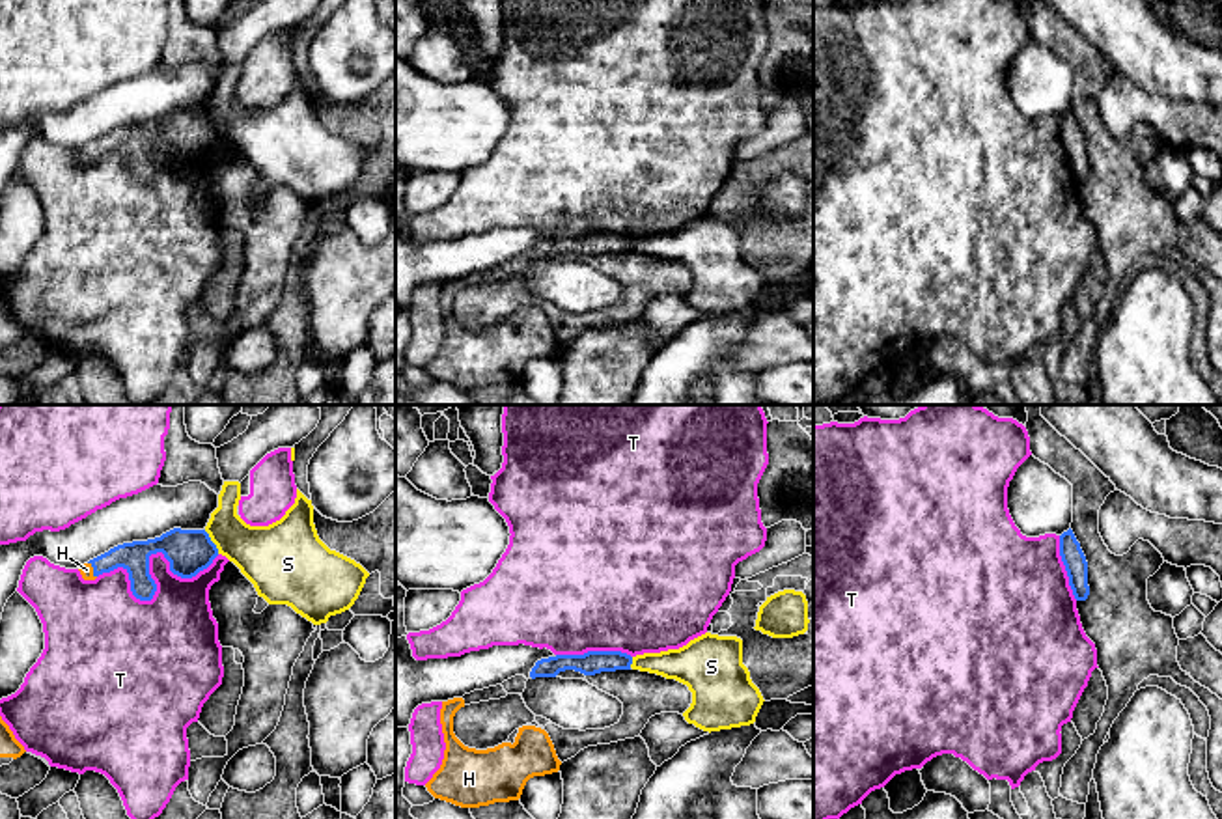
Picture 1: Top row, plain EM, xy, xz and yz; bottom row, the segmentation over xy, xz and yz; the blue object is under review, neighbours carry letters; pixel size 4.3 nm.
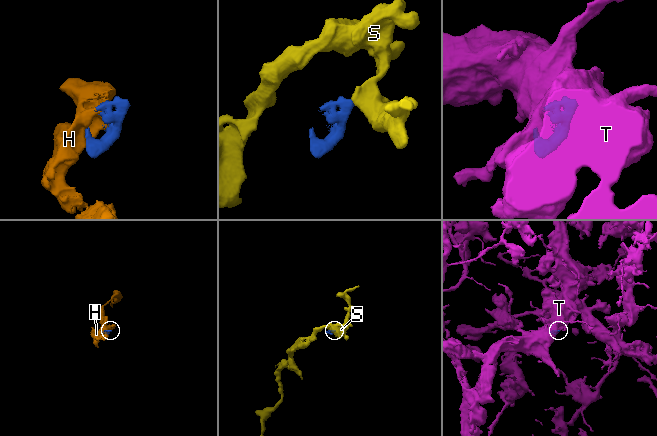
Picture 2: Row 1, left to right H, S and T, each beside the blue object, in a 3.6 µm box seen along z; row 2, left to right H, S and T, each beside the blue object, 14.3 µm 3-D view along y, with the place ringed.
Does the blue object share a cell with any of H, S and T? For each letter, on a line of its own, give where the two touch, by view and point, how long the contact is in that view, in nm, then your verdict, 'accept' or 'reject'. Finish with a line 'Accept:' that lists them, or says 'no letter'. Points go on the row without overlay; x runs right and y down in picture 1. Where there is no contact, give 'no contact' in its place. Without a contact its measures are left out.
H: xy (94, 152) | 80 nm | accept
S: xy (211, 124) | 120 nm | reject
T: xy (148, 155) | 550 nm | reject
Accept: H

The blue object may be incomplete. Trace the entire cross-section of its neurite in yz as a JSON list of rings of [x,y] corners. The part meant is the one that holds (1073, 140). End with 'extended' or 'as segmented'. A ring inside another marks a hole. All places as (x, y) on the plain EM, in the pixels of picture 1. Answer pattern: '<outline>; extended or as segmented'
[[[1071,110],[1060,118],[1060,138],[1075,181],[1086,183],[1090,177],[1088,144]]]; as segmented

